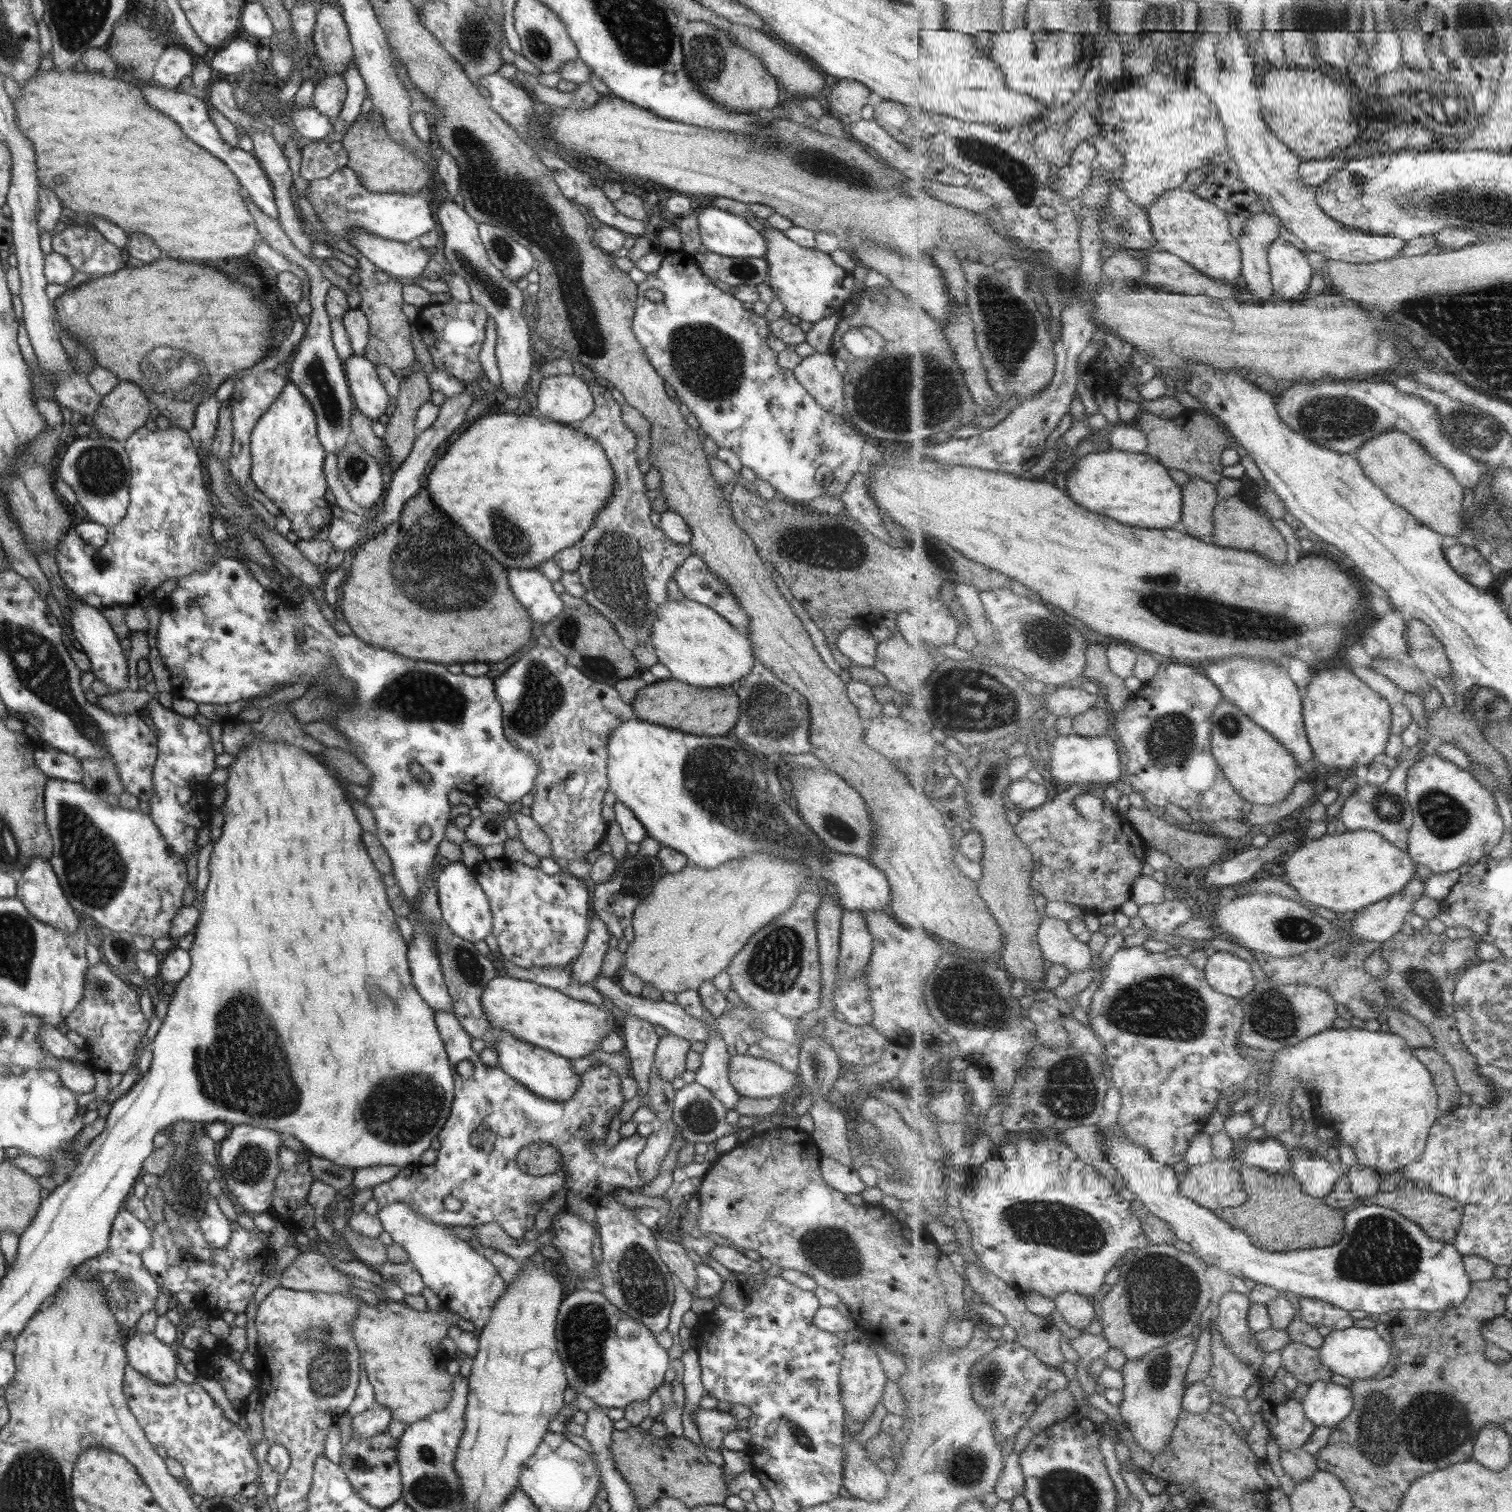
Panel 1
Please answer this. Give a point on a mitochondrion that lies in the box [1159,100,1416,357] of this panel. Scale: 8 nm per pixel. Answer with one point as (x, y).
(1356, 180)

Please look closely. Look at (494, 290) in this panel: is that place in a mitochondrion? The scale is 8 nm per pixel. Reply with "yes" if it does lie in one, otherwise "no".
yes

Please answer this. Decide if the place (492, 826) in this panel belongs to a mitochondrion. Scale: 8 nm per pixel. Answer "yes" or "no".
yes

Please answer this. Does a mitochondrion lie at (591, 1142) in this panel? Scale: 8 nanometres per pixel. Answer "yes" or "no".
no

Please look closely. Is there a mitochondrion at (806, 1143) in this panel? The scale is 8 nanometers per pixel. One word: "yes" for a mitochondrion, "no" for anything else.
no

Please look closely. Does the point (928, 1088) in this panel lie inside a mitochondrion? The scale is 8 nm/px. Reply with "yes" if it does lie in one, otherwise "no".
no

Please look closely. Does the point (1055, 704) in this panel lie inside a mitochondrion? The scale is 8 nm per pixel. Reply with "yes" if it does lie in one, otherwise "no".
no

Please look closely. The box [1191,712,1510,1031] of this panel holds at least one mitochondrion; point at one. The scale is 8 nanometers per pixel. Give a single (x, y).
(1445, 817)

